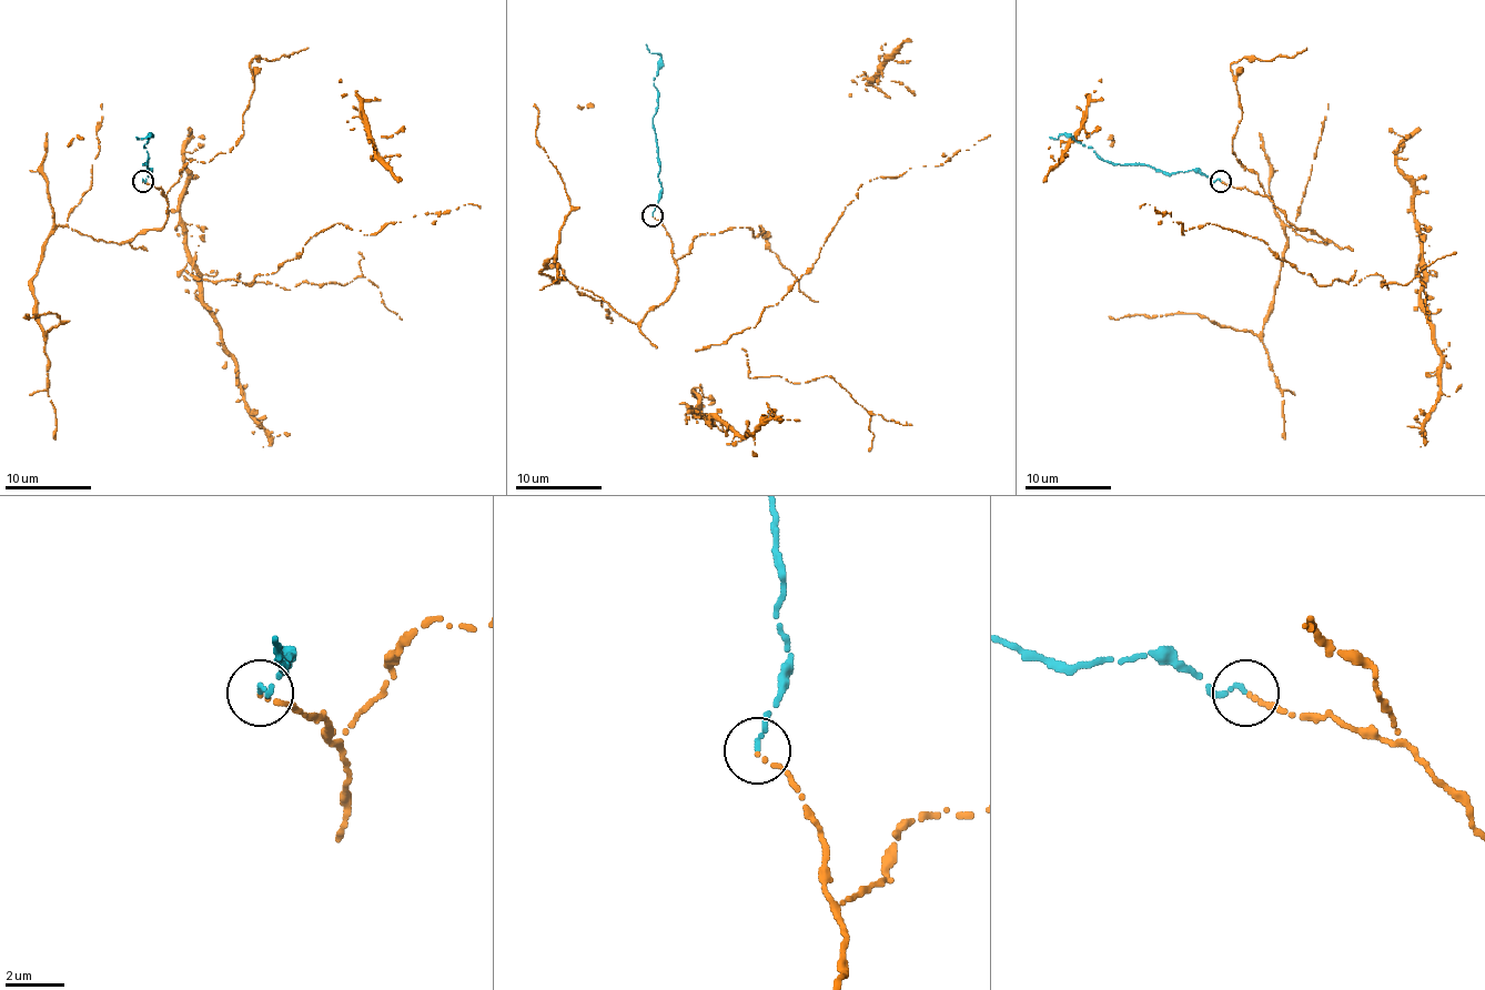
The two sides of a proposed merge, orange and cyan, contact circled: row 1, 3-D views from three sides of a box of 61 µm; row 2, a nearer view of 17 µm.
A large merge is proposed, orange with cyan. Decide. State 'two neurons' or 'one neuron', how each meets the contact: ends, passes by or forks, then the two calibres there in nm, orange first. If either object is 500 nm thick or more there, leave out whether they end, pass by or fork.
one neuron | orange ends | cyan ends | 130/140 nm

